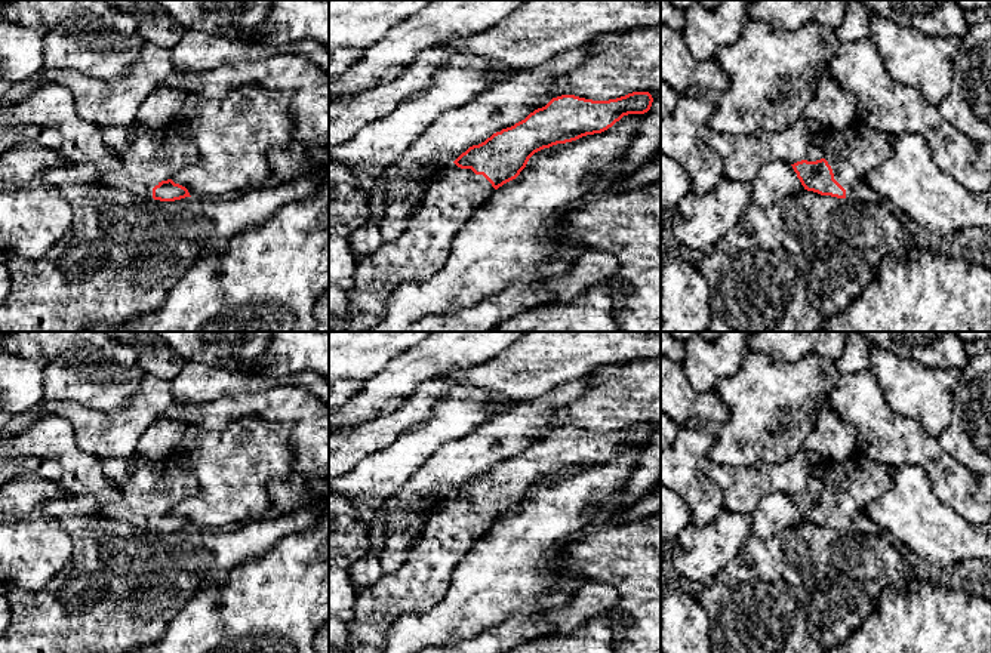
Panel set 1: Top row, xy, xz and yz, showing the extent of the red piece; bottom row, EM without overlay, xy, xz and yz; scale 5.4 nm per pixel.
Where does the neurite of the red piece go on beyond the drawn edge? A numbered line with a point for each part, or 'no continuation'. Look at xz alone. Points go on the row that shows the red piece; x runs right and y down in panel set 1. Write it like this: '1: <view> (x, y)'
1: xz (421, 250)

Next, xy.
1: xy (148, 156)

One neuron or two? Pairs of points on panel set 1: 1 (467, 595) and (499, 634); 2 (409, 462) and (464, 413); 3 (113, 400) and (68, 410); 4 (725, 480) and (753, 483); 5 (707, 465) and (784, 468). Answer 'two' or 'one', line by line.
1: two
2: one
3: two
4: one
5: one

